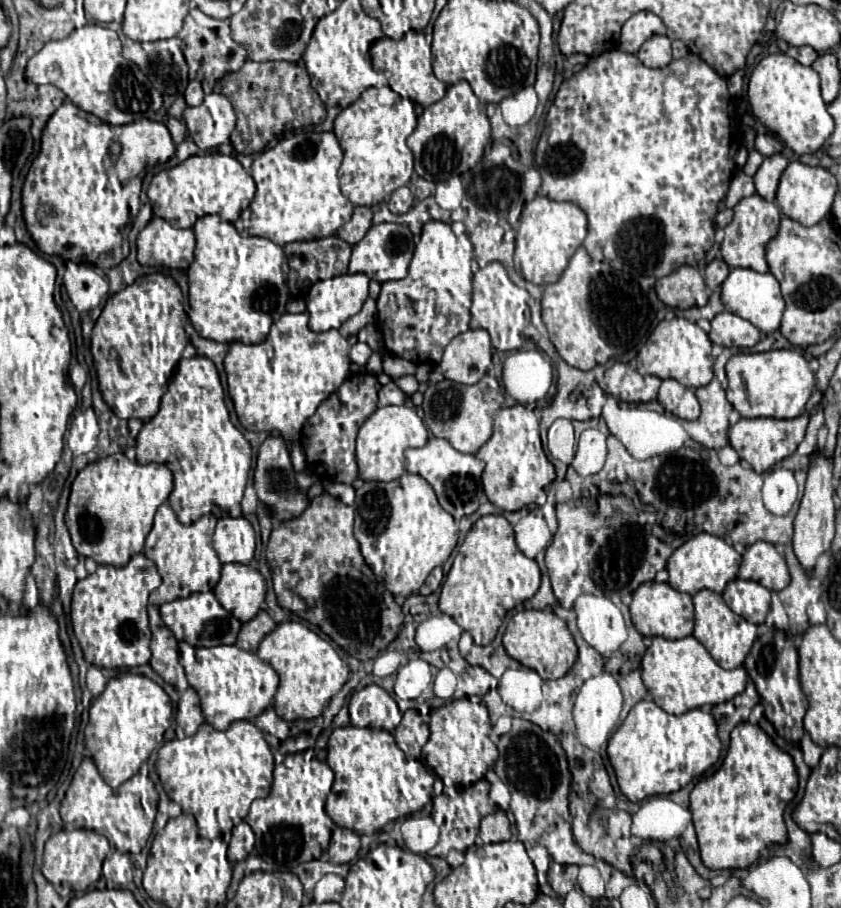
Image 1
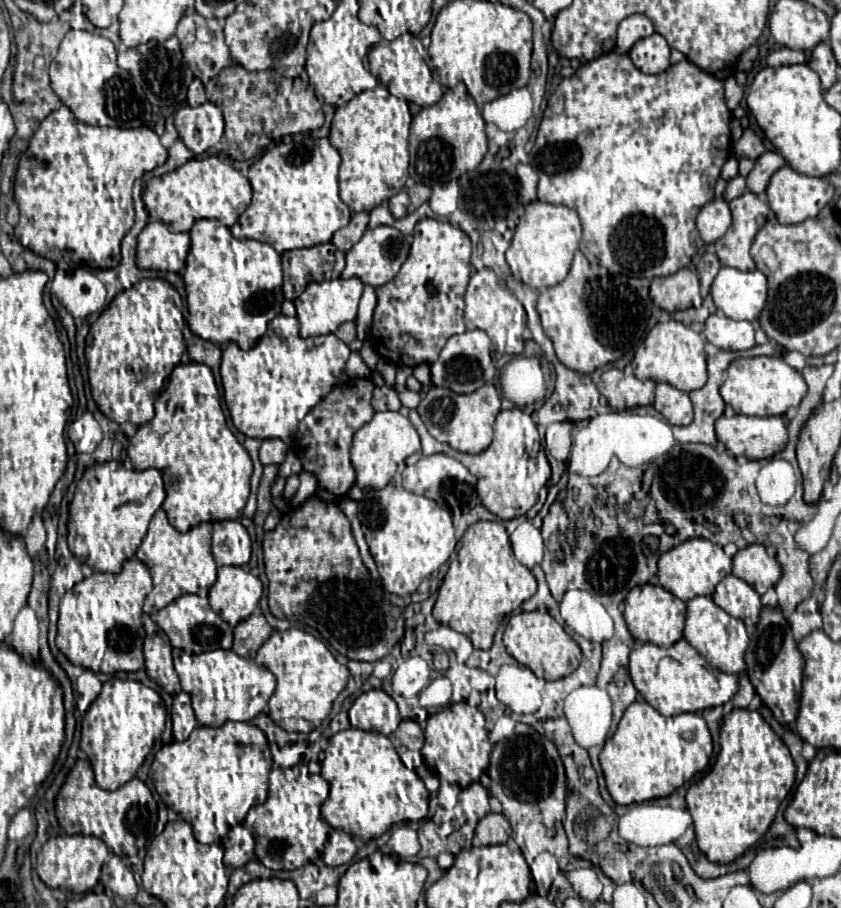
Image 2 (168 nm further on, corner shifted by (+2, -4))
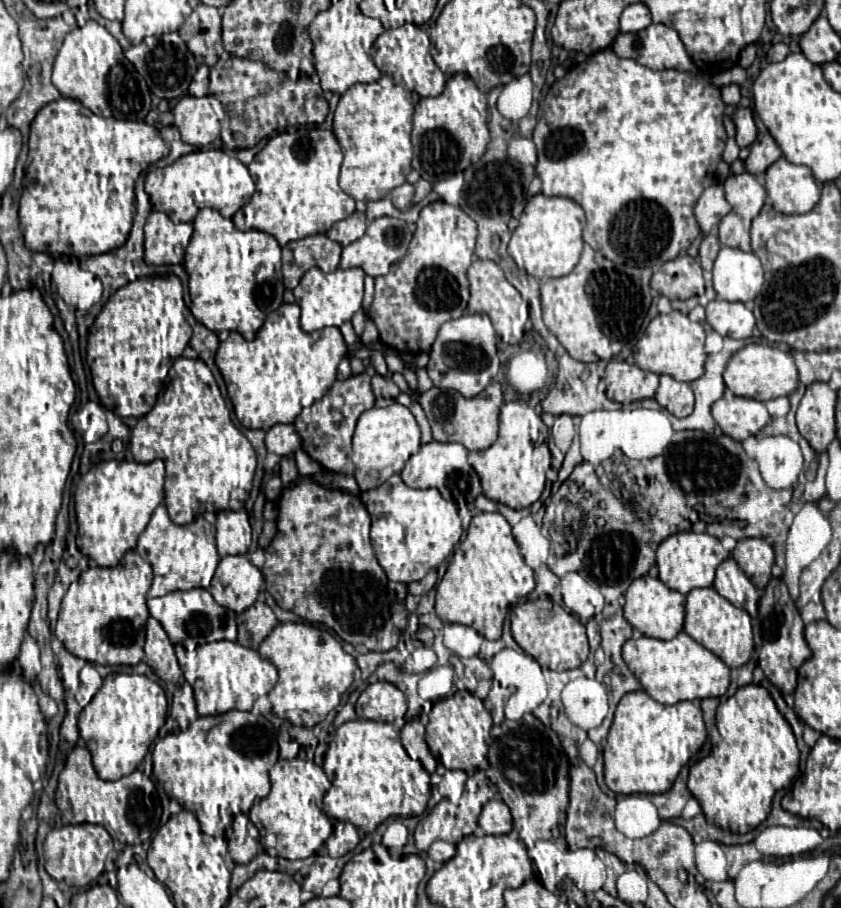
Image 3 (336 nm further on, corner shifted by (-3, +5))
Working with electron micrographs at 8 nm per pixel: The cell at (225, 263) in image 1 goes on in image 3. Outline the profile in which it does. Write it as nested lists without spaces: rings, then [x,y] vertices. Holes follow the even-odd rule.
[[[202,209],[194,219],[194,235],[190,245],[186,247],[184,267],[188,273],[188,287],[192,304],[190,311],[204,327],[214,333],[220,331],[238,331],[246,341],[256,337],[256,331],[262,327],[268,313],[276,311],[282,305],[282,261],[280,261],[280,245],[278,241],[264,231],[238,231],[230,219],[224,219],[214,209]]]

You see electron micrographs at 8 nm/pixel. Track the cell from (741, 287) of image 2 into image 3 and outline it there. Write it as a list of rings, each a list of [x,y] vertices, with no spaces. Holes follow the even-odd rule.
[[[722,247],[714,261],[714,289],[718,299],[750,303],[762,291],[764,267],[754,253]]]

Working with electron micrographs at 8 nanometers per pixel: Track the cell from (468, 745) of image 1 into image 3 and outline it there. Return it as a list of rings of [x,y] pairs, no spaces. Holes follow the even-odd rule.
[[[456,691],[452,697],[434,703],[430,711],[430,723],[426,725],[426,743],[436,761],[440,761],[446,769],[462,769],[468,775],[474,775],[480,769],[488,769],[486,755],[492,743],[490,729],[492,717],[484,703],[470,691]]]

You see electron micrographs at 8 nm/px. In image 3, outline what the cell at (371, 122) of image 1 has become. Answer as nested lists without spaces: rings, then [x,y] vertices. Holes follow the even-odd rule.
[[[382,75],[378,81],[366,85],[356,83],[340,97],[332,131],[344,153],[340,187],[354,201],[378,201],[394,187],[406,183],[412,171],[412,113],[414,105],[408,93],[390,75]]]

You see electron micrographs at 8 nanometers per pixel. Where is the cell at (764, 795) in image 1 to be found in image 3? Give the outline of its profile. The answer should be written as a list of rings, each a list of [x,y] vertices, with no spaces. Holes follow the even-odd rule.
[[[746,685],[738,689],[736,695],[730,697],[726,703],[720,703],[716,713],[716,727],[722,739],[718,745],[712,747],[708,757],[692,765],[688,789],[698,799],[708,821],[712,821],[724,831],[748,833],[768,817],[776,791],[790,787],[794,777],[798,775],[800,753],[796,747],[796,739],[788,721],[776,709],[776,703],[772,701],[770,693],[760,685]]]

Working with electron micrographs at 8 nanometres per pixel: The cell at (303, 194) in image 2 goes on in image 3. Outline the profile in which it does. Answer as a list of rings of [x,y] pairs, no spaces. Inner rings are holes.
[[[292,127],[272,137],[248,165],[256,193],[233,216],[235,227],[241,231],[257,229],[270,233],[280,245],[326,233],[336,221],[350,217],[356,209],[354,199],[338,185],[340,165],[342,149],[332,131]]]

